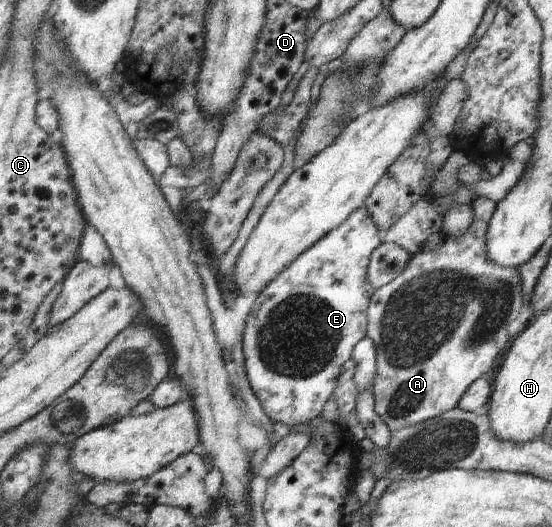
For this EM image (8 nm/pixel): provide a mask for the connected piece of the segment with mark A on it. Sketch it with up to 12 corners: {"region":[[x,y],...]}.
{"region":[[495,203],[377,288],[375,409],[456,407],[523,310],[484,250]]}

